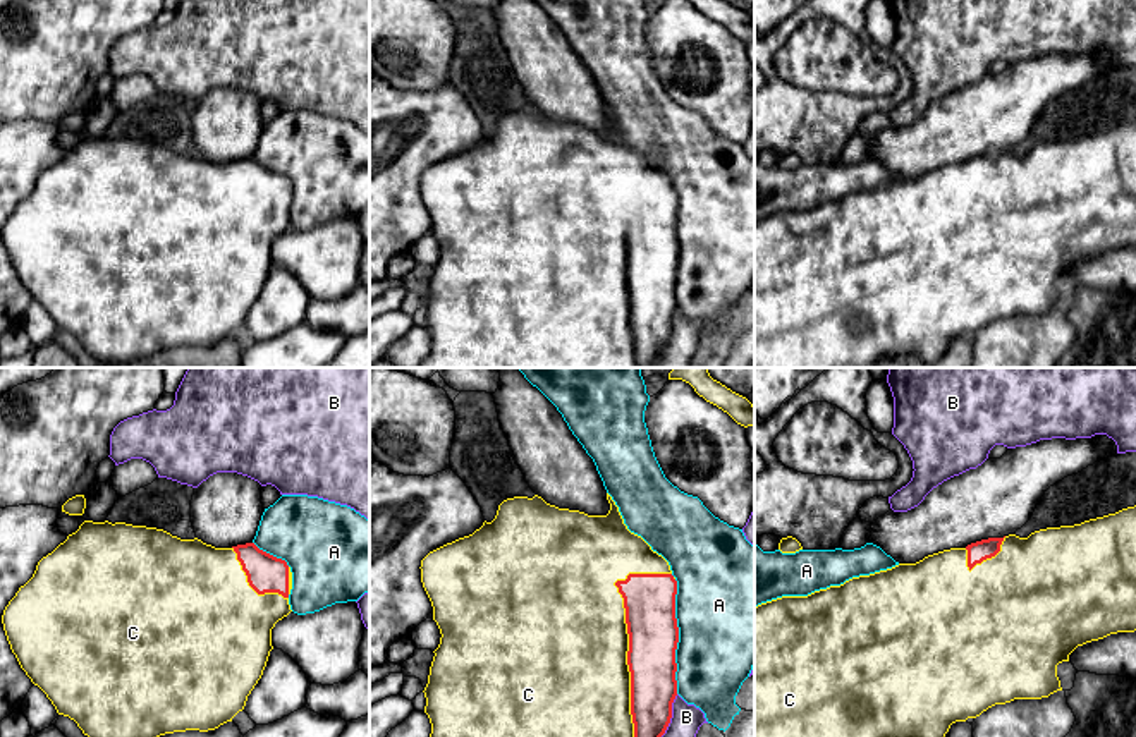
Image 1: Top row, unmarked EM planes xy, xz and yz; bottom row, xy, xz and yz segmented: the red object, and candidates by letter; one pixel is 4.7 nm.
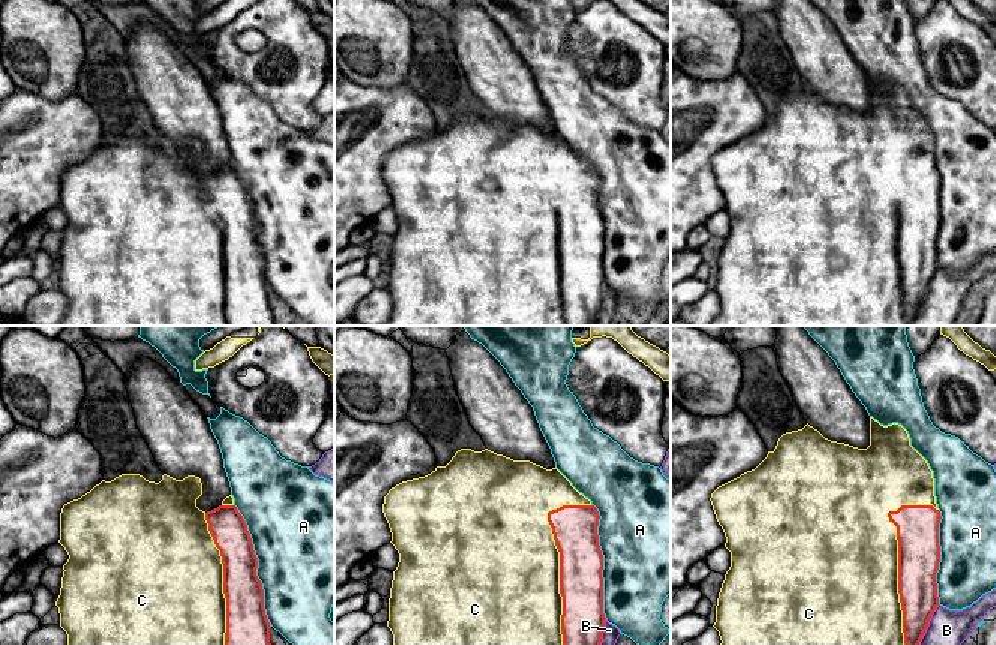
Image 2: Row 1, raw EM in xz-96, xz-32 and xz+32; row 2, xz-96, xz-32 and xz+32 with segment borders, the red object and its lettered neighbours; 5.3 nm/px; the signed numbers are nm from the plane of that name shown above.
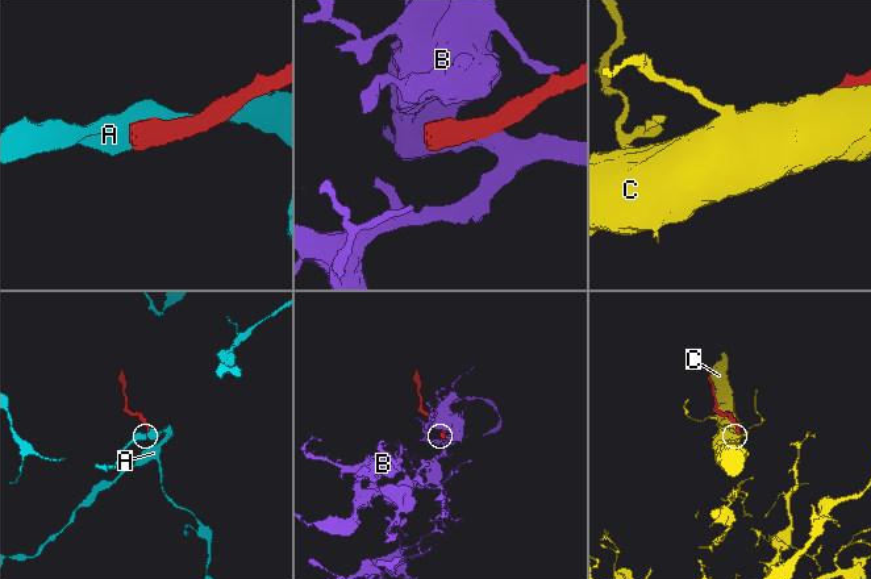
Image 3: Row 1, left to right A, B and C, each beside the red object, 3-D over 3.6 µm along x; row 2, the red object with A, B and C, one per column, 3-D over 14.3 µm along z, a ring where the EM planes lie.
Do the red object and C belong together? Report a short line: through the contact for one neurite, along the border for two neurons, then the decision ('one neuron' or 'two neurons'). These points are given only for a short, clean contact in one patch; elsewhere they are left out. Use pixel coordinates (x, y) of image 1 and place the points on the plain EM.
one neuron

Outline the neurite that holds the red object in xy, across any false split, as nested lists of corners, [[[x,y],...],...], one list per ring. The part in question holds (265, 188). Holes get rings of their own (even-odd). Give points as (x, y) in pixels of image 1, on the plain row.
[[[84,136],[19,203],[2,239],[21,283],[58,330],[77,338],[103,364],[146,361],[174,347],[215,345],[244,325],[266,282],[272,244],[292,225],[292,187],[254,158],[215,163],[156,143]]]

